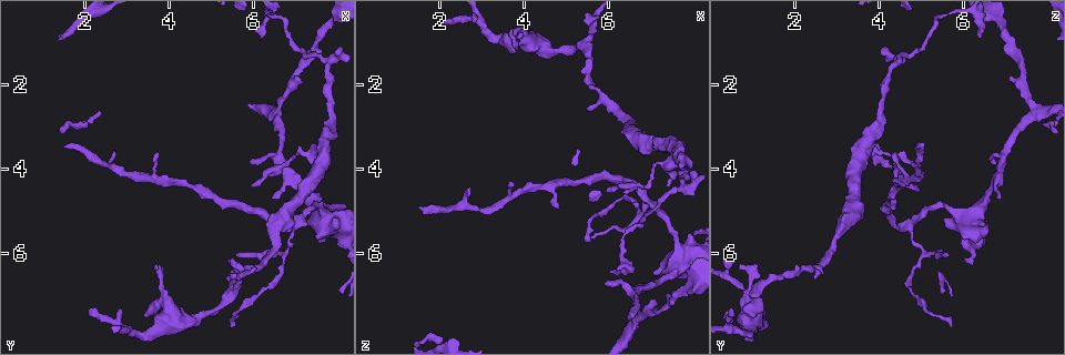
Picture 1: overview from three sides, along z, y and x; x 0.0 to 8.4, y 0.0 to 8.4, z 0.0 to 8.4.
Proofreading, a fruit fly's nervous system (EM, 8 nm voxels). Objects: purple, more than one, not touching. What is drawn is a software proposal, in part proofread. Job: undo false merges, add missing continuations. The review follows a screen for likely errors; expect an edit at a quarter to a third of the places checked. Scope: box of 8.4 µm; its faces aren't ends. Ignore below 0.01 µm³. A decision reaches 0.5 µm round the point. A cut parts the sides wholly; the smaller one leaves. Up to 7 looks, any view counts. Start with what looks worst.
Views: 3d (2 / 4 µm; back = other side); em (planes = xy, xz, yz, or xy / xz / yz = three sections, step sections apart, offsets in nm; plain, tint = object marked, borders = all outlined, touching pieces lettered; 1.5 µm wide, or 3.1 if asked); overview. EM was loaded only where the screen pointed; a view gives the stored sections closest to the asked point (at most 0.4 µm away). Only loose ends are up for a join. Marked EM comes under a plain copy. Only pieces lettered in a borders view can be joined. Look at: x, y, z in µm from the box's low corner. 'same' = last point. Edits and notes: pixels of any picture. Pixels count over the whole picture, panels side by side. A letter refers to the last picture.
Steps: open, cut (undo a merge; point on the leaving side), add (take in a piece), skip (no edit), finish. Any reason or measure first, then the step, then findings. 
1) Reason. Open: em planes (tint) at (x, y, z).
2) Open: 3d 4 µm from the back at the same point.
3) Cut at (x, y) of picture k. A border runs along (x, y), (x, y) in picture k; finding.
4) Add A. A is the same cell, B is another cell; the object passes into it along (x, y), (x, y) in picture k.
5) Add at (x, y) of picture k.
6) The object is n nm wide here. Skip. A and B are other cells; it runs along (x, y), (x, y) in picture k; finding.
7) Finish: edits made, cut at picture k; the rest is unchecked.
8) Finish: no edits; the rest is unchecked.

Free end. Open: em xy step 8 (borders) at (3.70, 7.30, 1.30).

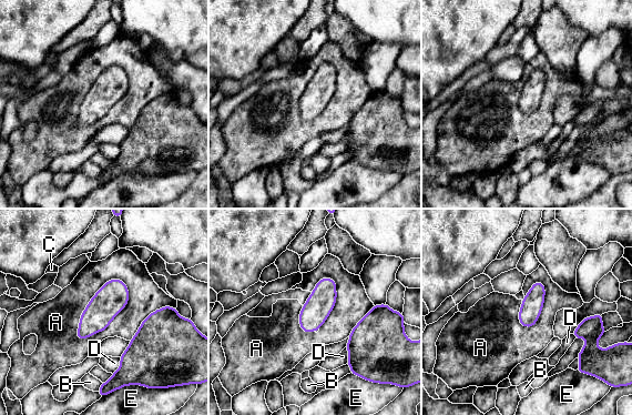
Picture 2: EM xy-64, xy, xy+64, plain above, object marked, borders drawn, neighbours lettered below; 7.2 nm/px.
Open: em xz step 4 (borders) at the same point.

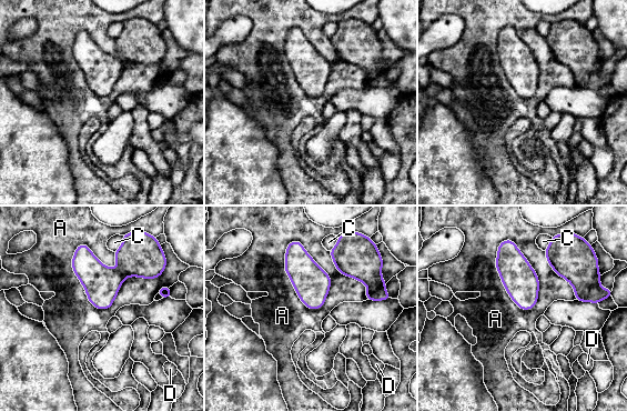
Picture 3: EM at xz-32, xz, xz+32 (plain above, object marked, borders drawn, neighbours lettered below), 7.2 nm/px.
Skip. A, C and D are other cells; no lettered piece goes on from it.

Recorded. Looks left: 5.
Open: em yz step 4 (borders) at (3.80, 3.65, 4.40).

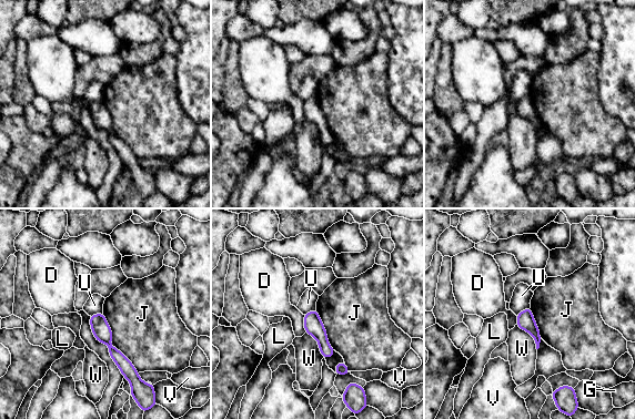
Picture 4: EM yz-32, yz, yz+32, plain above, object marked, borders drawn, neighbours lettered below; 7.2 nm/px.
Another direction. Open: em planes (borders) at the same point.

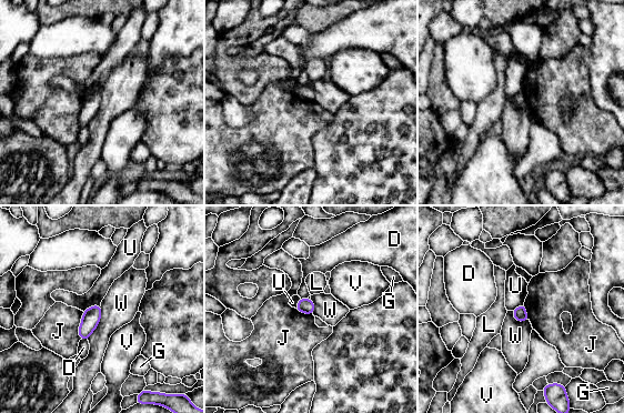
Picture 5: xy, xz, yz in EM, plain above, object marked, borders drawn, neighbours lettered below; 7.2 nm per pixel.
The object is 100 nm wide here. Skip. D, G, J, L, U, V and W are other cells; none of them fits.

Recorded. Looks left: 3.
Arms part here. Open: em planes (borders) at (7.70, 5.15, 5.95).

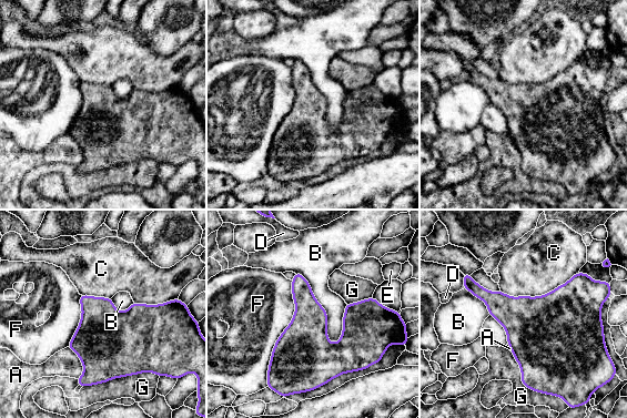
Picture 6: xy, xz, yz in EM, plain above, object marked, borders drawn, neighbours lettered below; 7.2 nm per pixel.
The longest contact is with F, 700 nm. Skip. A, B, C, D, E, F and G are other cells; a border runs along (292, 281), (295, 312), (266, 374) in picture 6; all the same neuron.

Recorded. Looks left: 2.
Finish: no edits; the rest is unchecked.

